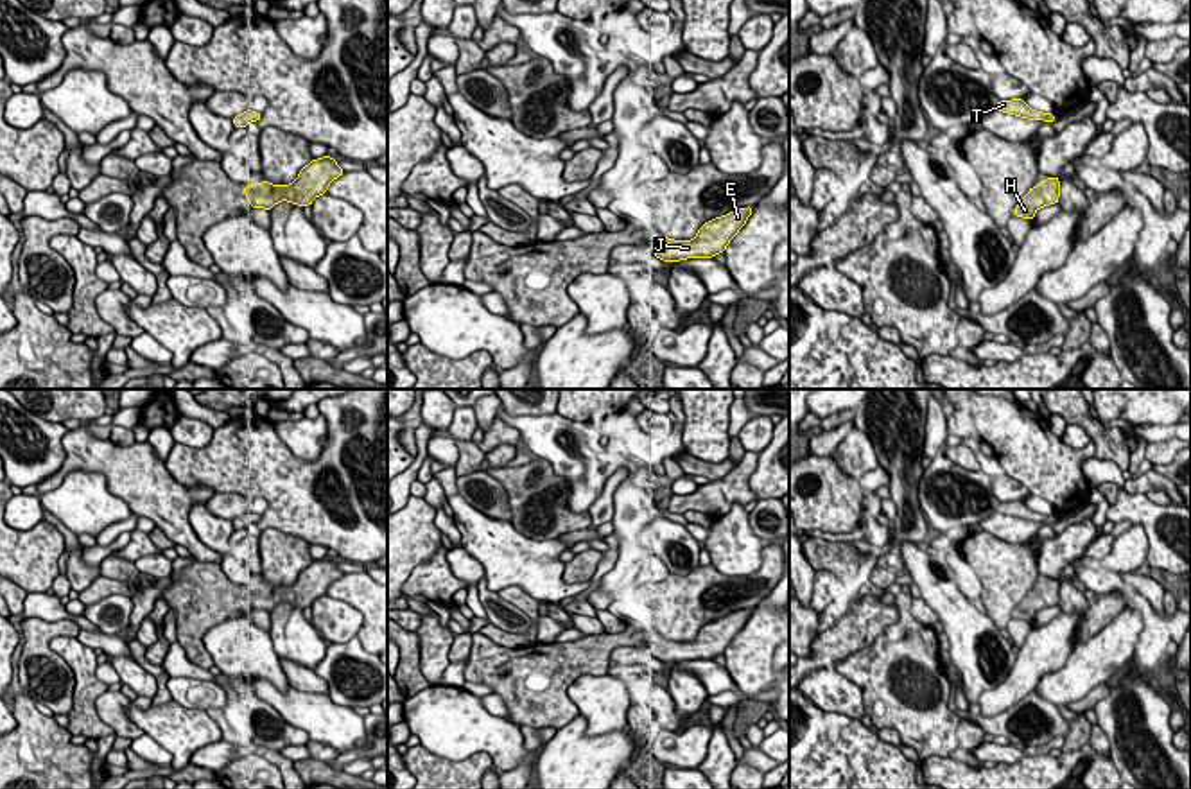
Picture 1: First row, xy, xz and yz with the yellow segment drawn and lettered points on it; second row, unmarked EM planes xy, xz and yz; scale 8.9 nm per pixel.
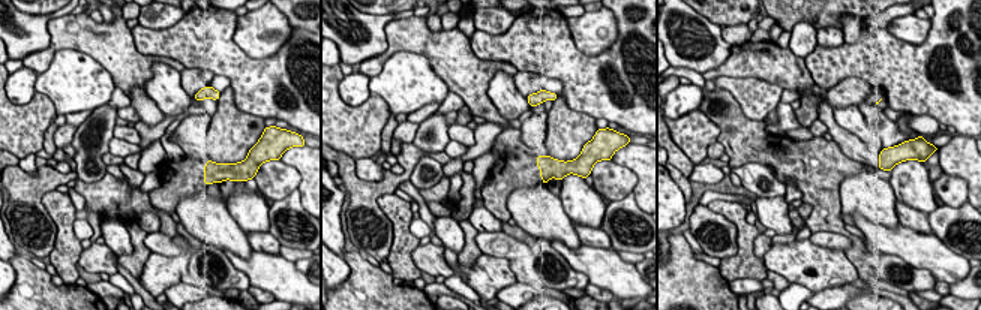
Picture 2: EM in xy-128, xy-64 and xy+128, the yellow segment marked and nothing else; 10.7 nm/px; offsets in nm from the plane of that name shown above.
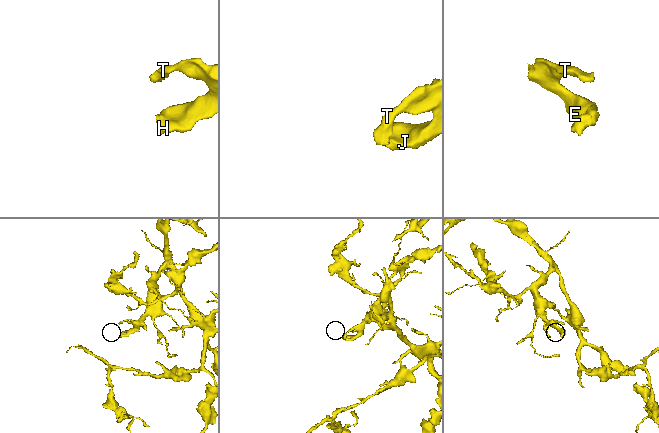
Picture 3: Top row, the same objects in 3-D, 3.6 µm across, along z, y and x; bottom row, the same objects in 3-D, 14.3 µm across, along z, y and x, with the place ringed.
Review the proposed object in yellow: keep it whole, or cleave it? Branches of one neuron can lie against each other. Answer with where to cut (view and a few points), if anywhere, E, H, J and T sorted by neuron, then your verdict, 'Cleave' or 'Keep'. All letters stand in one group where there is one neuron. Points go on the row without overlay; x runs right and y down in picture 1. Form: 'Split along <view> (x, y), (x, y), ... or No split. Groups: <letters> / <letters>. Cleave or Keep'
No split. Groups: E H J T. Keep

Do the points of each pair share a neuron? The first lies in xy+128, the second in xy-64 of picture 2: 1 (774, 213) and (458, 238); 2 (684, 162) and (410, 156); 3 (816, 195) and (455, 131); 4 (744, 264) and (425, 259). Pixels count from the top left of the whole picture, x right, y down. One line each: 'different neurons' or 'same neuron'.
1: same neuron
2: same neuron
3: different neurons
4: different neurons

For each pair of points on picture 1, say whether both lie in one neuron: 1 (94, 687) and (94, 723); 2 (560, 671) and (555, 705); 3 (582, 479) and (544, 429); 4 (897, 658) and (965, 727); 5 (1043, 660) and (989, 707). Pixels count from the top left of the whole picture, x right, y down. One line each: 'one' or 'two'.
1: one
2: one
3: one
4: two
5: one

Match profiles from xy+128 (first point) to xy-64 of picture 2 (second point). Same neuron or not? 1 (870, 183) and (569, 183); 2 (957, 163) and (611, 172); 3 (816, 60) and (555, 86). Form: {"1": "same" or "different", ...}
{"1": "different", "2": "different", "3": "different"}

